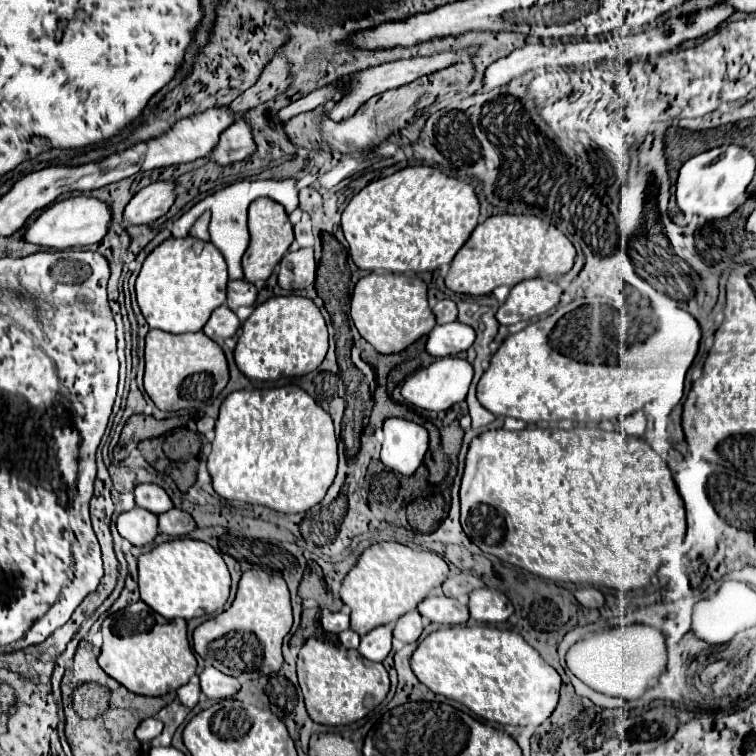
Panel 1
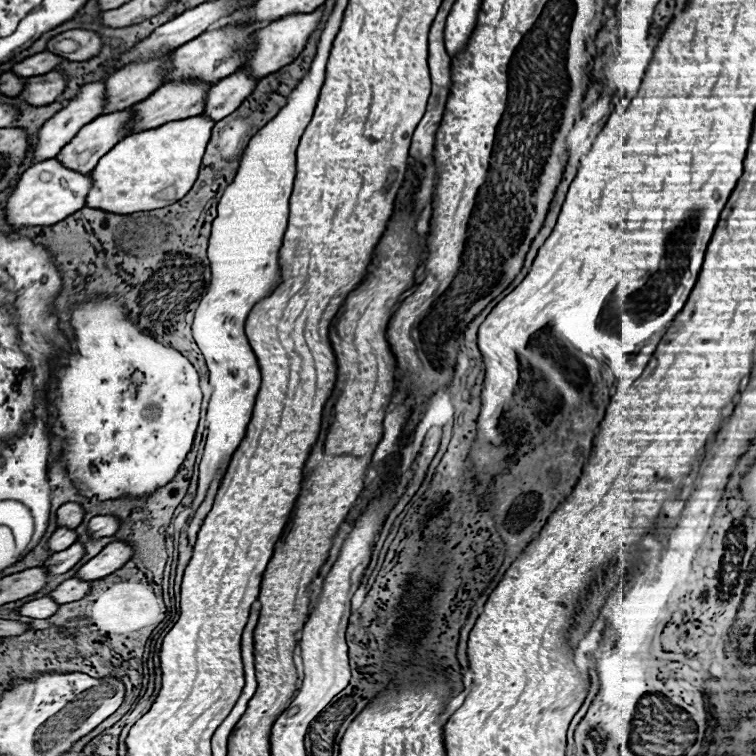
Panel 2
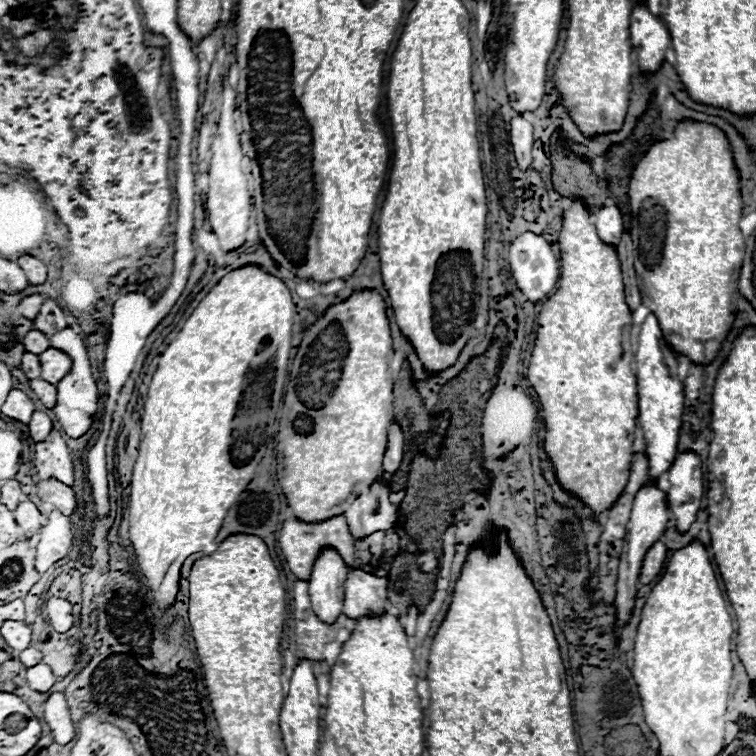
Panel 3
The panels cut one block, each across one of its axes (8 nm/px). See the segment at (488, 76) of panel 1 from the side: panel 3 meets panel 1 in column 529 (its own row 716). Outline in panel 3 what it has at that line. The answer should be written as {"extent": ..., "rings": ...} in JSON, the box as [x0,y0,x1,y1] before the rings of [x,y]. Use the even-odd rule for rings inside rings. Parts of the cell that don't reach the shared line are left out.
{"extent":[42,692,76,744],"rings":[[[52,692],[50,698],[44,702],[42,710],[44,710],[44,720],[50,726],[56,744],[68,744],[70,740],[74,740],[76,728],[70,718],[70,708],[62,692]]]}

